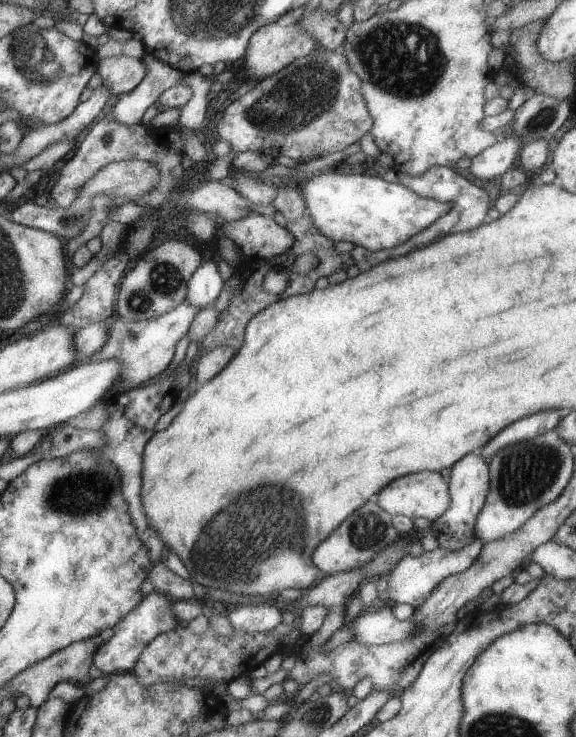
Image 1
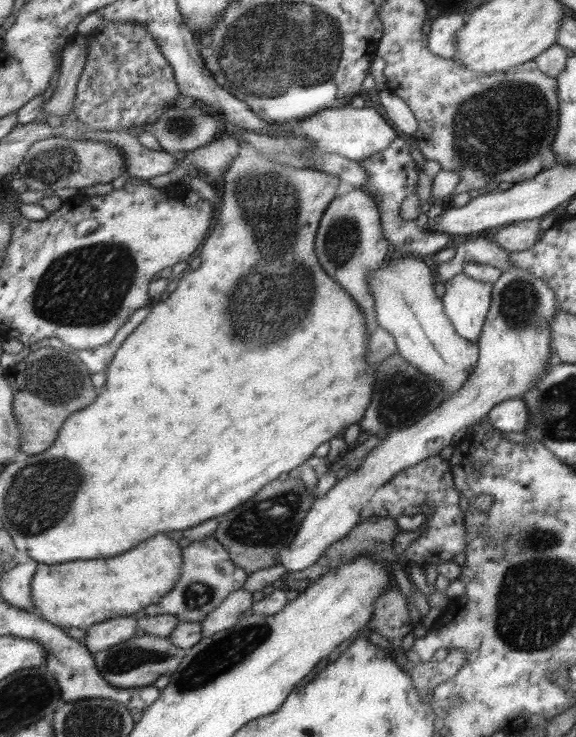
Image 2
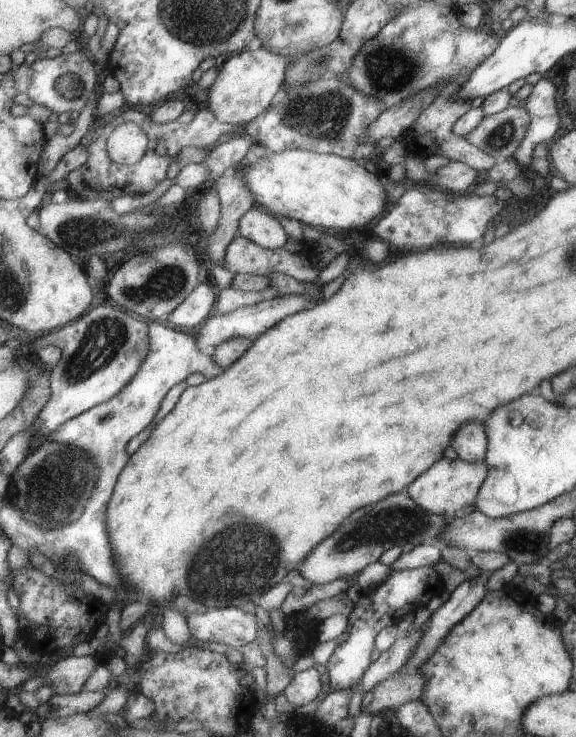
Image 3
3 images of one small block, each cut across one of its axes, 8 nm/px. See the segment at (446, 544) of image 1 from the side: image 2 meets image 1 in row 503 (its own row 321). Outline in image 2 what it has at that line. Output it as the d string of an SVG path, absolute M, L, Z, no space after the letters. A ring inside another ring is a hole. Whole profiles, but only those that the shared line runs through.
M461 272L447 280L444 288L440 300L445 316L461 338L476 342L491 303L492 284L473 280Z

